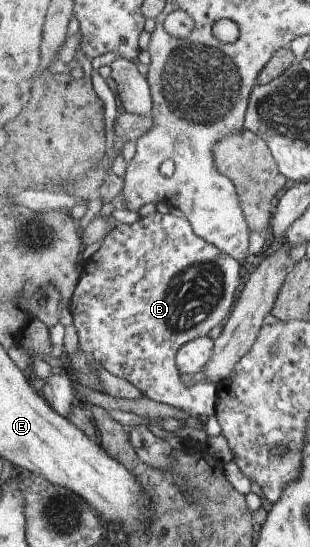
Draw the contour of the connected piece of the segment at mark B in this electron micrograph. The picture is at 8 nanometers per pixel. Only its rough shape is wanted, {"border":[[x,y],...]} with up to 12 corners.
{"border":[[186,216],[120,223],[69,306],[80,349],[189,412],[177,354],[238,259]]}

